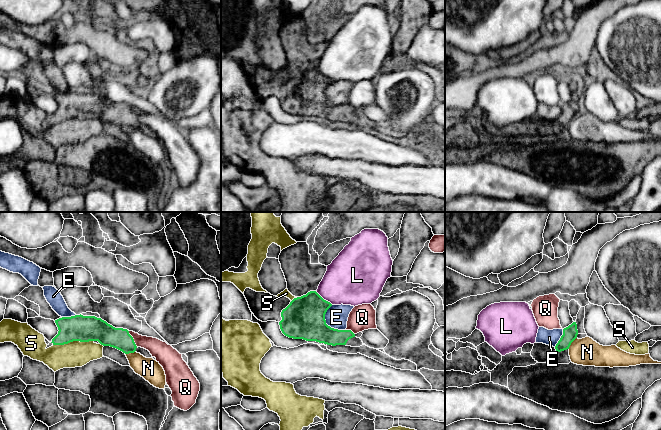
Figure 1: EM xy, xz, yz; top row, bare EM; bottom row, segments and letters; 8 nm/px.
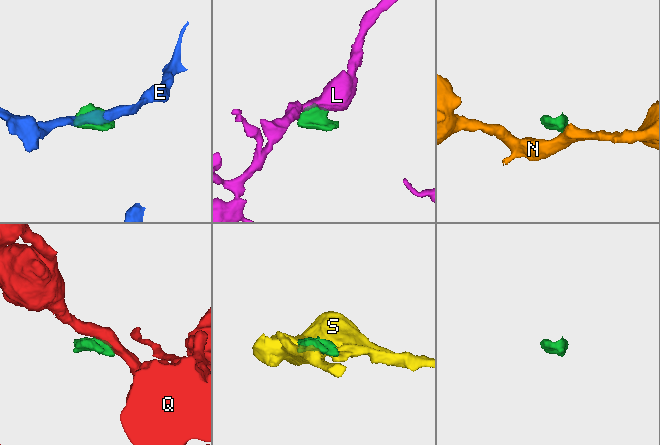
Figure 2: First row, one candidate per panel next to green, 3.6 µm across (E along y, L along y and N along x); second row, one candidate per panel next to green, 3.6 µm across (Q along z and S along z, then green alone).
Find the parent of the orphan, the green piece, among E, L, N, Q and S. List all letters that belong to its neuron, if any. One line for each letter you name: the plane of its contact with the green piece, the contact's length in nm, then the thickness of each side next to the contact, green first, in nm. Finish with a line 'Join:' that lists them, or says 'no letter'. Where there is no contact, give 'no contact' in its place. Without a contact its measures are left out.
Join: no letter

